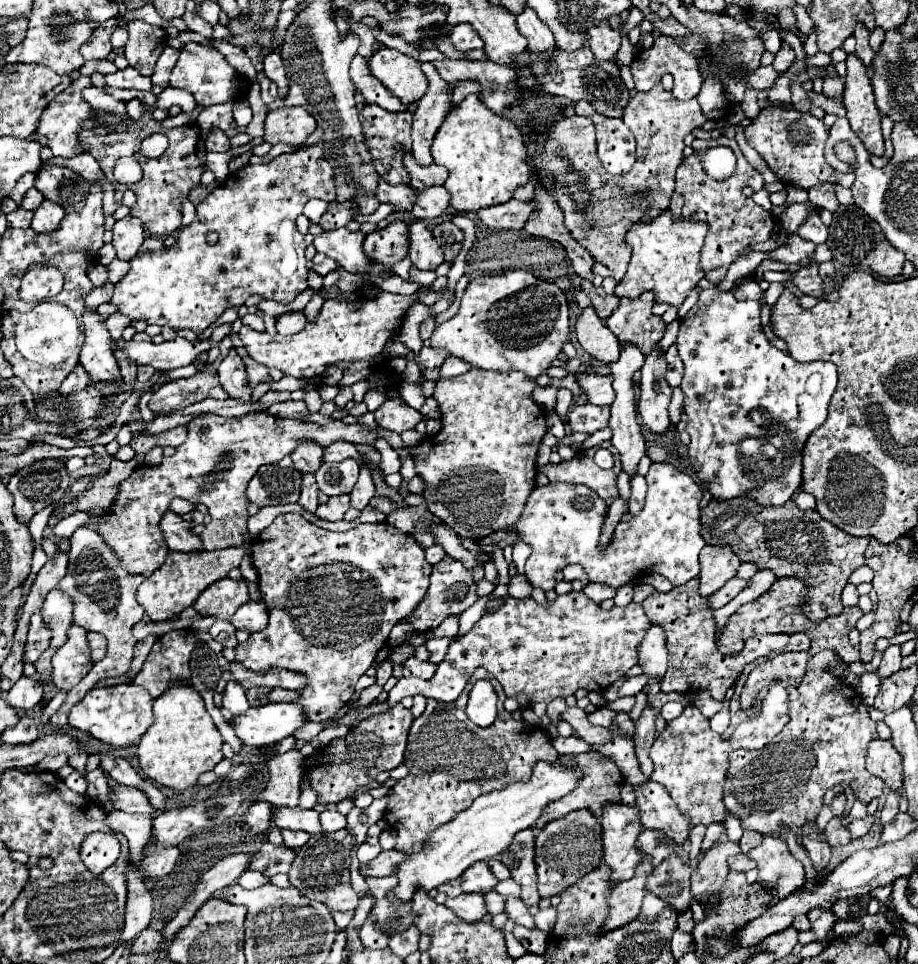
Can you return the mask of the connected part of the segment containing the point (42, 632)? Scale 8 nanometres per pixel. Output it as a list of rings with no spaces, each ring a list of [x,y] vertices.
[[[41,610],[35,612],[31,616],[31,626],[29,626],[29,634],[27,634],[27,644],[25,644],[25,654],[23,658],[27,662],[35,662],[37,654],[41,654],[45,648],[49,648],[49,628],[43,622],[43,614]]]

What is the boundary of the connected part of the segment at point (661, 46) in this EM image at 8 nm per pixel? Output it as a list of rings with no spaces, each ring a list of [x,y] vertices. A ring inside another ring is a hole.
[[[659,36],[655,38],[655,44],[649,48],[649,50],[643,50],[639,52],[639,56],[631,62],[631,72],[633,72],[633,78],[635,78],[635,90],[637,92],[647,92],[655,86],[655,82],[663,76],[663,74],[671,74],[674,78],[674,85],[672,88],[672,94],[679,100],[689,100],[689,98],[695,98],[701,84],[699,84],[699,68],[697,68],[697,62],[695,58],[685,52],[673,38],[669,36]]]

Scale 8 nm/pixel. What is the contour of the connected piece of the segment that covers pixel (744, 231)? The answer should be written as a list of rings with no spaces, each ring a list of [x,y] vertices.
[[[725,136],[717,138],[717,140],[695,140],[693,142],[693,150],[705,152],[707,148],[713,146],[727,146],[733,150],[733,154],[737,156],[737,166],[735,166],[735,174],[725,178],[725,180],[715,180],[711,176],[707,176],[707,172],[701,166],[699,156],[689,156],[681,162],[681,166],[677,168],[677,178],[675,178],[675,190],[685,198],[683,204],[683,216],[687,220],[697,220],[697,222],[707,222],[709,224],[709,232],[705,238],[705,246],[701,250],[701,266],[705,270],[707,280],[719,284],[729,266],[743,254],[751,254],[749,248],[755,244],[761,244],[765,240],[771,238],[773,228],[775,228],[775,218],[771,216],[771,212],[763,210],[761,206],[757,206],[749,196],[743,194],[743,186],[763,186],[763,178],[761,174],[751,168],[751,164],[745,160],[745,156],[741,154],[739,146],[735,140],[729,140]]]

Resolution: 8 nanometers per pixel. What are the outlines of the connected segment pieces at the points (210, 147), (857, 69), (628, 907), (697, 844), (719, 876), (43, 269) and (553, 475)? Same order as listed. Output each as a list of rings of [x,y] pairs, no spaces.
[[[213,130],[207,138],[207,152],[229,152],[229,138],[225,132],[221,130]]]
[[[855,54],[847,56],[843,104],[847,108],[847,120],[851,124],[851,130],[859,134],[867,152],[883,156],[885,146],[881,136],[881,114],[875,106],[875,96],[871,80],[867,76],[867,68]]]
[[[645,858],[639,862],[637,872],[631,880],[619,882],[613,888],[613,892],[609,894],[609,914],[607,914],[605,926],[601,926],[601,930],[613,930],[613,928],[625,926],[639,916],[641,900],[647,894],[645,882],[647,882],[647,876],[651,870],[653,870],[651,858],[649,858],[649,862]]]
[[[695,826],[693,830],[691,830],[691,850],[689,850],[689,854],[691,854],[691,858],[697,858],[699,856],[699,848],[701,848],[701,842],[703,842],[703,838],[705,838],[705,826]]]
[[[729,840],[719,842],[717,846],[705,852],[691,876],[691,894],[697,902],[701,902],[703,906],[705,902],[717,902],[717,890],[723,886],[725,876],[729,872],[727,860],[739,852],[739,844]]]
[[[29,266],[21,278],[19,298],[23,302],[43,302],[45,298],[57,296],[63,288],[63,282],[63,274],[55,266]]]
[[[595,448],[577,452],[573,460],[559,462],[559,464],[547,464],[541,468],[541,472],[551,482],[571,482],[571,484],[589,486],[605,500],[605,504],[609,508],[609,504],[619,496],[617,476],[619,476],[621,468],[611,468],[611,470],[599,468],[593,462],[593,452],[595,452]]]

